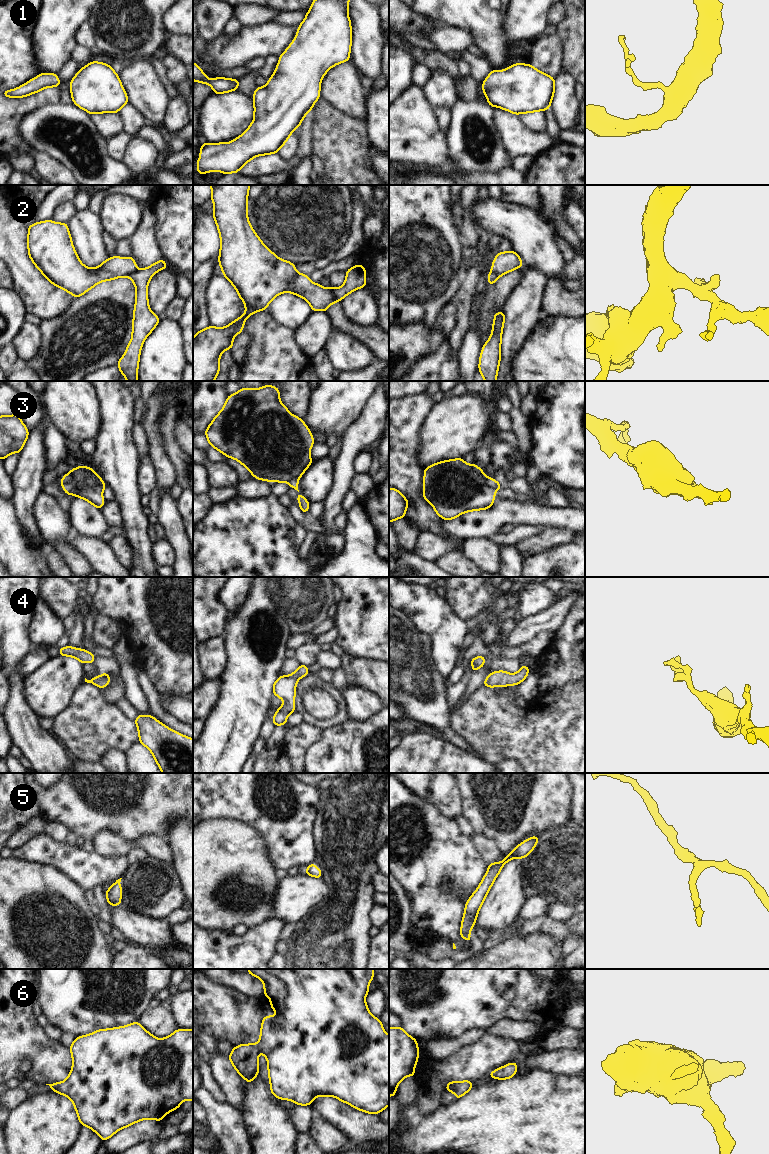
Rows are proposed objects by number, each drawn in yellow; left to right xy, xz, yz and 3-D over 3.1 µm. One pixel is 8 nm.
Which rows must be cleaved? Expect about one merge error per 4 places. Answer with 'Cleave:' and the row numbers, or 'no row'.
Cleave: 2, 3

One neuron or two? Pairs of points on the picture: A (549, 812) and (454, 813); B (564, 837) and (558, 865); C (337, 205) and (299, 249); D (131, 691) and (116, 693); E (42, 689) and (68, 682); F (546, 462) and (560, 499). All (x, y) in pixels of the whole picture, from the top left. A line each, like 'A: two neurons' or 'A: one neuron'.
A: two neurons
B: one neuron
C: one neuron
D: two neurons
E: one neuron
F: two neurons

